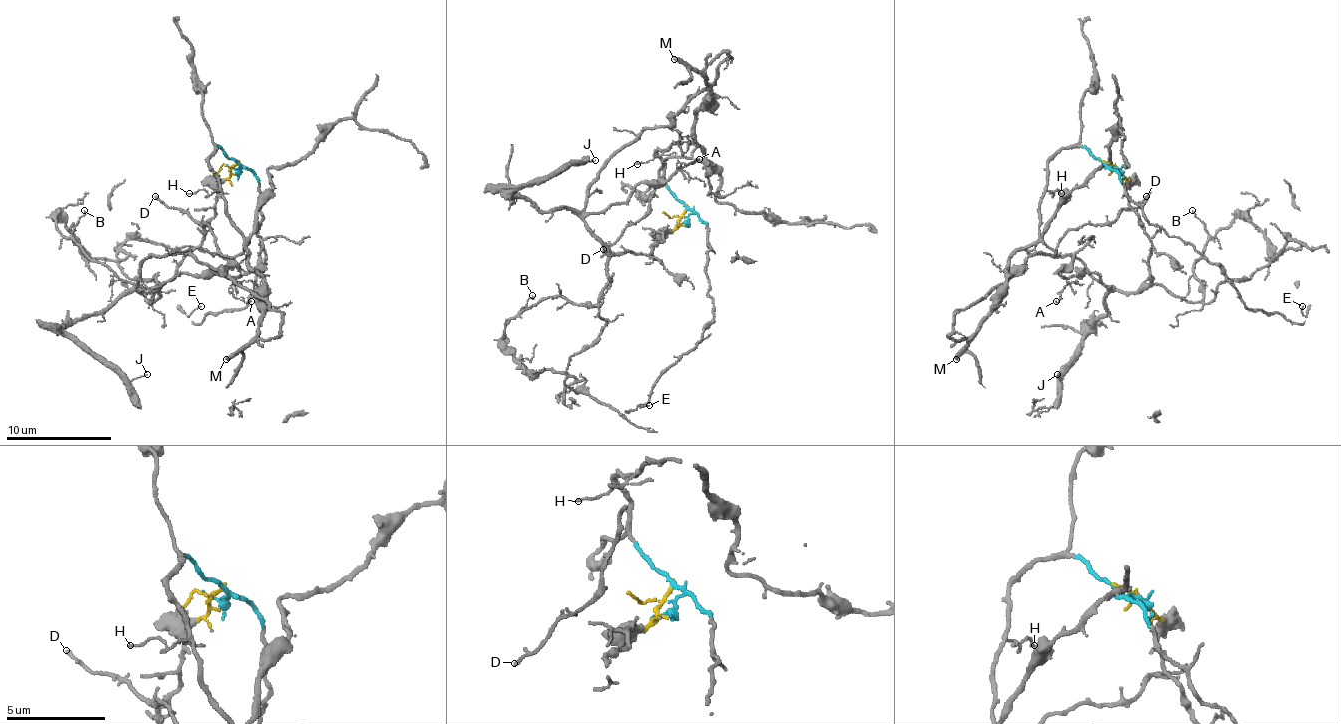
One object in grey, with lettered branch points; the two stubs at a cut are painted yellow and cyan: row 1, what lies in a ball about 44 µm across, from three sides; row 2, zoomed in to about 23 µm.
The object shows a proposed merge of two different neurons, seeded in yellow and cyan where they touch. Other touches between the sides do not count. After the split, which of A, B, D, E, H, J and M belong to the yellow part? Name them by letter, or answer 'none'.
A, B, J

